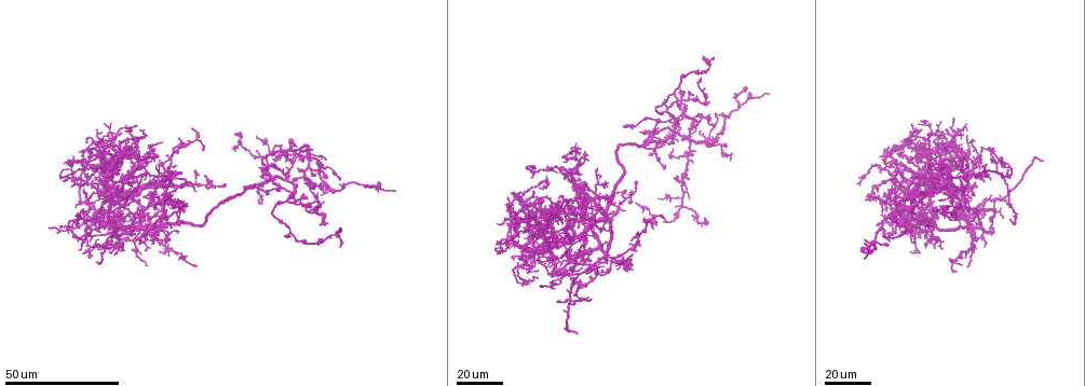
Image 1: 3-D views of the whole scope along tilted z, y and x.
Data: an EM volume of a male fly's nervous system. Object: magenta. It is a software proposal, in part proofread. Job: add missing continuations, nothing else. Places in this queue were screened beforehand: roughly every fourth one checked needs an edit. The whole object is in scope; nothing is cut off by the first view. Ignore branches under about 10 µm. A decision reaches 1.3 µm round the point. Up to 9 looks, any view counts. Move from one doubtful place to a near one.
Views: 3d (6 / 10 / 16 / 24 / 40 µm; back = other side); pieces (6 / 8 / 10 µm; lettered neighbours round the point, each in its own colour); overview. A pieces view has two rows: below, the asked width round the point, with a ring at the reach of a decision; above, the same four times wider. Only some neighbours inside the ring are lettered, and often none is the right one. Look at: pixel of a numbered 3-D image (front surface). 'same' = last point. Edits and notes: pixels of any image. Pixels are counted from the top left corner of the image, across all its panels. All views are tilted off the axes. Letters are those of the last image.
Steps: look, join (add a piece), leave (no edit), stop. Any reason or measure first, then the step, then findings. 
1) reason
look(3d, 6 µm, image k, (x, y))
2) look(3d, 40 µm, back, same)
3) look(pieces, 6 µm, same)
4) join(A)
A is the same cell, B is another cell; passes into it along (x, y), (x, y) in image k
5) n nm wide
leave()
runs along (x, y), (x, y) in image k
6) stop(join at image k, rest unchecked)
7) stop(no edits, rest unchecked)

branch stops here
look(3d, 40 µm, image 1, (1044, 161))

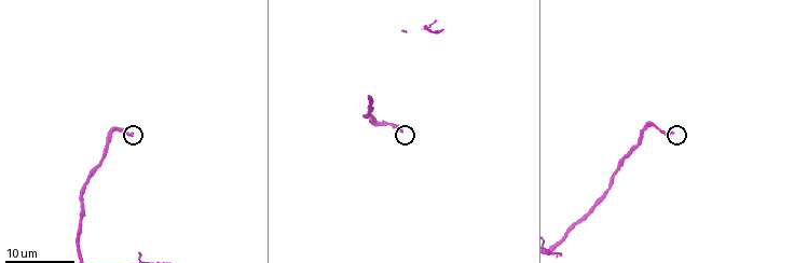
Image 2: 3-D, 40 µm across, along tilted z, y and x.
look(3d, 6 µm, image 2, (400, 132))

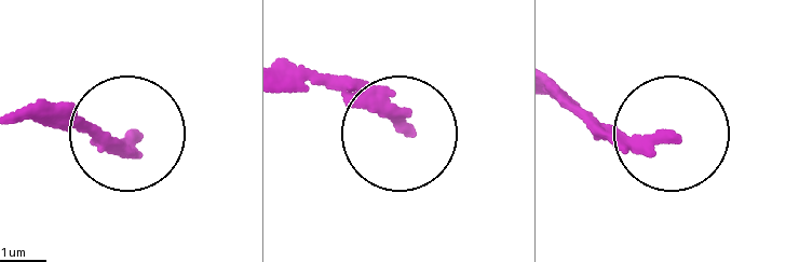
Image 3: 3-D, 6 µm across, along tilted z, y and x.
look(pieces, 6 µm, image 3, (134, 139))

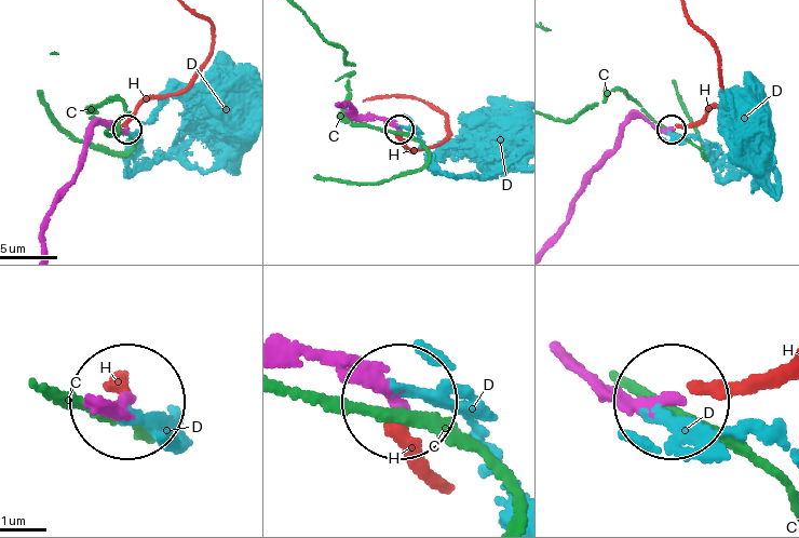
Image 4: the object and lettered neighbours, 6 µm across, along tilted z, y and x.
join(D)
D is the same cell, C and H are other cells; the neuron continues

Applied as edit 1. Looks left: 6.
free end
look(3d, 24 µm, image 1, (256, 152))

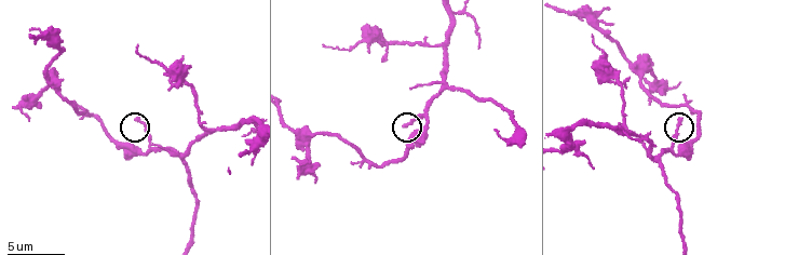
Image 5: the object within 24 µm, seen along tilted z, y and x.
look(pieces, 6 µm, image 5, (404, 127))

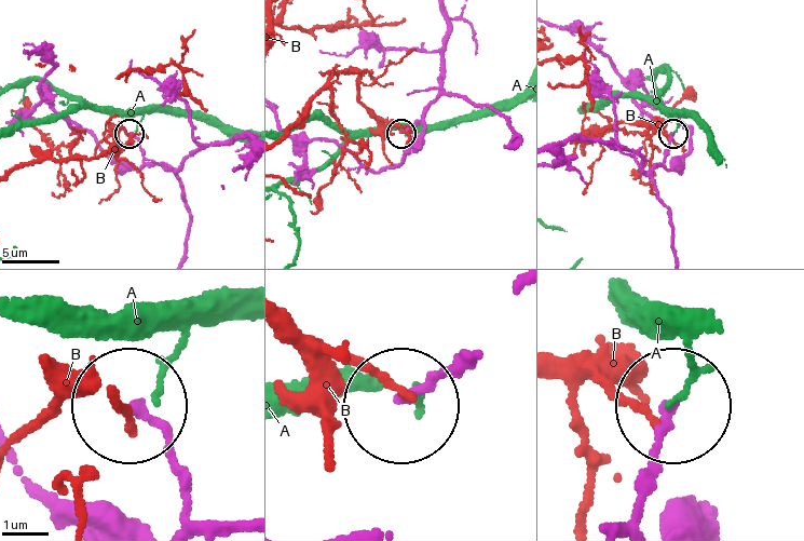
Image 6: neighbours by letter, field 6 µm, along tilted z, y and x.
200 nm wide
leave()
A and B are other cells; runs along (444, 17), (448, 29), (438, 97), (422, 120), (403, 132) in image 6; none of them fits

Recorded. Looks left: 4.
free end
look(3d, 24 µm, image 1, (158, 164))

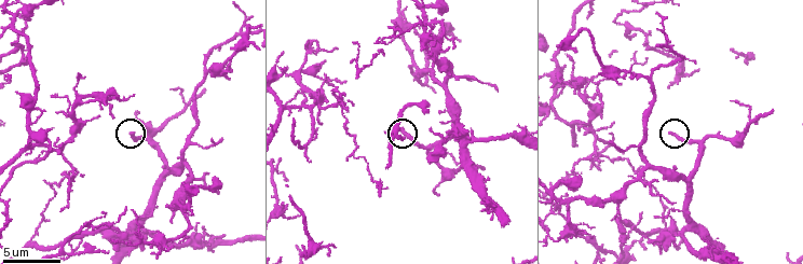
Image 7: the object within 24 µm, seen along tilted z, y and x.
look(pieces, 6 µm, image 7, (131, 135))

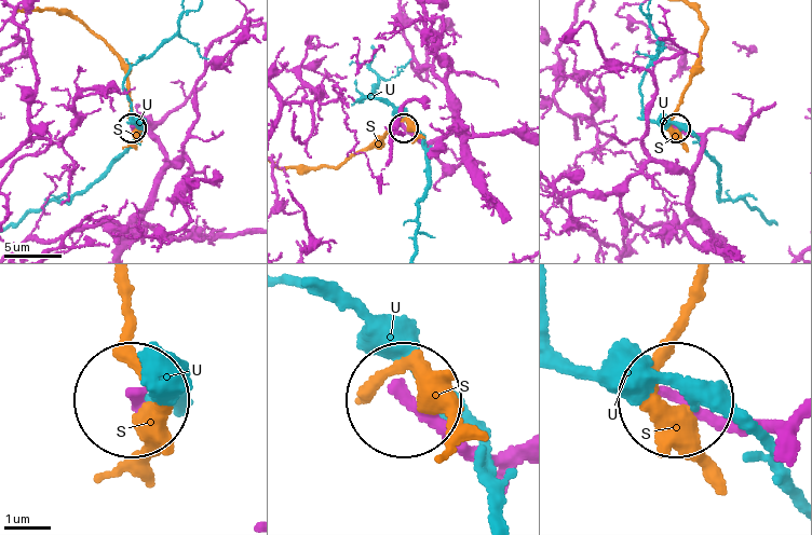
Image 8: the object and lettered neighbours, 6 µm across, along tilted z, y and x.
210 nm wide
leave()
S and U are other cells; runs along (781, 441), (718, 428), (675, 400) in image 8; no lettered piece goes on from it

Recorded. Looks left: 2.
tapers out
look(3d, 40 µm, image 1, (144, 197))

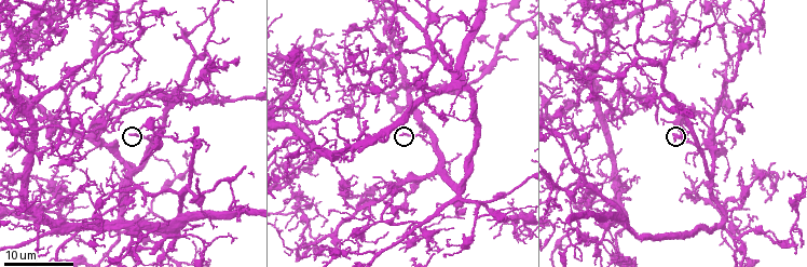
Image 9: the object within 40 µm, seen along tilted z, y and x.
look(pieces, 10 µm, image 9, (400, 134))

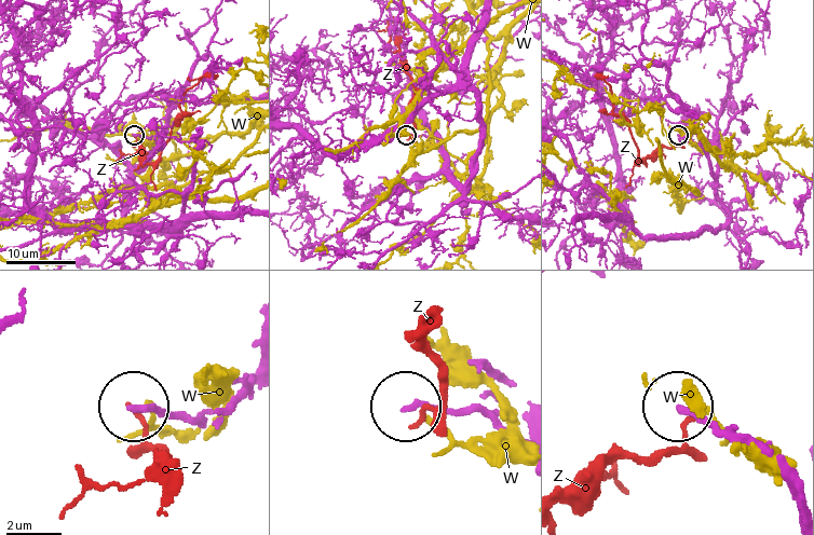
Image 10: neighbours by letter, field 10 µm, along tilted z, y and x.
leave()
W and Z are other cells; runs along (201, 424), (184, 413), (136, 406) in image 10; none of them fits

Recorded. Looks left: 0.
stop(join at image 4, rest unchecked)

